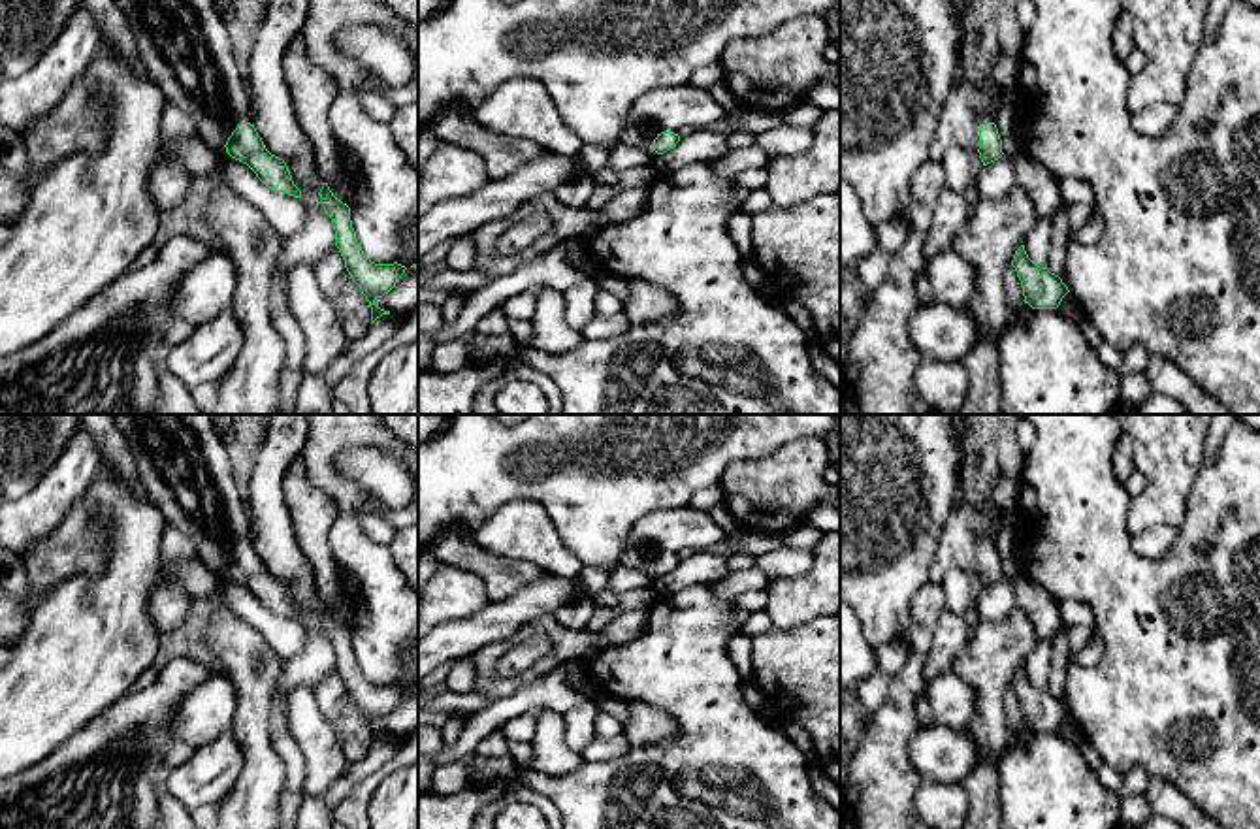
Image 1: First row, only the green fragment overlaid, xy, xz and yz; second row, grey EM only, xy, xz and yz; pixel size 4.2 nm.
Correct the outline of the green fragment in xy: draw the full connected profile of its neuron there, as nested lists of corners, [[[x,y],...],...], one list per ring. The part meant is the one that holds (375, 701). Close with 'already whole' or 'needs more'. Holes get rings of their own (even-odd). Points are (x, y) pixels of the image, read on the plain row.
[[[322,605],[318,618],[326,637],[331,641],[335,652],[335,669],[339,671],[345,682],[345,690],[350,701],[360,708],[362,716],[369,723],[373,746],[382,737],[390,737],[390,733],[377,729],[375,722],[388,716],[401,701],[407,690],[397,684],[394,686],[371,684],[363,676],[356,661],[356,654],[350,642],[350,629],[333,618],[328,605]]] | already whole

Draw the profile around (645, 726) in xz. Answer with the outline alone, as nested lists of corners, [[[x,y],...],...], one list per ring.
[[[635,705],[623,723],[623,737],[631,746],[646,746],[678,733],[678,723],[652,707]]]

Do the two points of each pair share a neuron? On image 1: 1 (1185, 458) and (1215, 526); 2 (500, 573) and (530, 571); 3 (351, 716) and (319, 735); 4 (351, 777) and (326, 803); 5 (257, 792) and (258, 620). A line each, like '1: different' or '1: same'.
1: different
2: same
3: different
4: same
5: different

